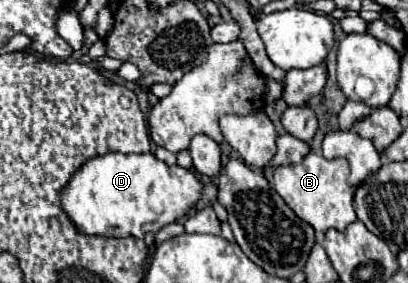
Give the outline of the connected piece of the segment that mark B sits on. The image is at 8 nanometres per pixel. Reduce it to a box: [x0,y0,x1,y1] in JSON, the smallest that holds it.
[273,153,357,233]

